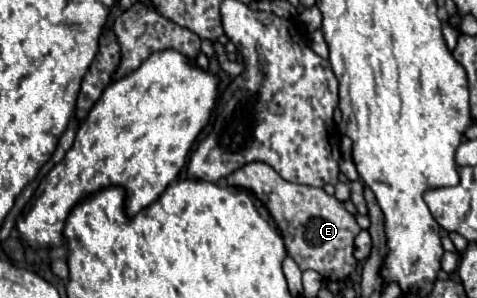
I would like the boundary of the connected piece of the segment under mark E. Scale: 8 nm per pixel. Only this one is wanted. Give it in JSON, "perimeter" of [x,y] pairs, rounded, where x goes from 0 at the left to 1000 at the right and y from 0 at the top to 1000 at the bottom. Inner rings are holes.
{"perimeter":[[[524,544],[499,564],[474,597],[474,611],[478,624],[532,644],[532,658],[553,678],[591,779],[604,859],[629,893],[629,906],[662,906],[683,946],[709,946],[725,940],[746,899],[746,866],[738,846],[755,758],[746,732],[721,705],[717,678],[688,658],[675,631],[612,617],[553,544]]]}

